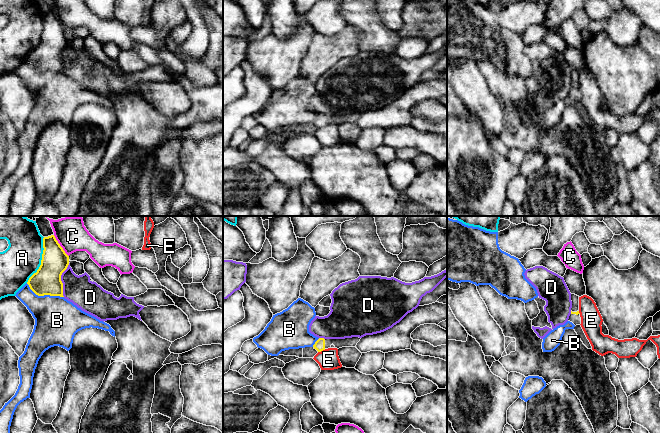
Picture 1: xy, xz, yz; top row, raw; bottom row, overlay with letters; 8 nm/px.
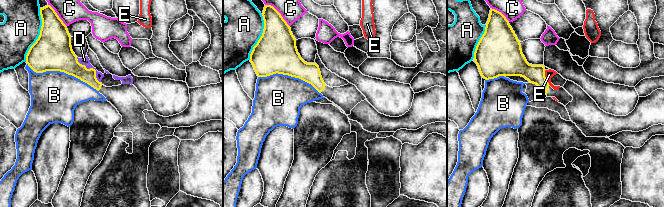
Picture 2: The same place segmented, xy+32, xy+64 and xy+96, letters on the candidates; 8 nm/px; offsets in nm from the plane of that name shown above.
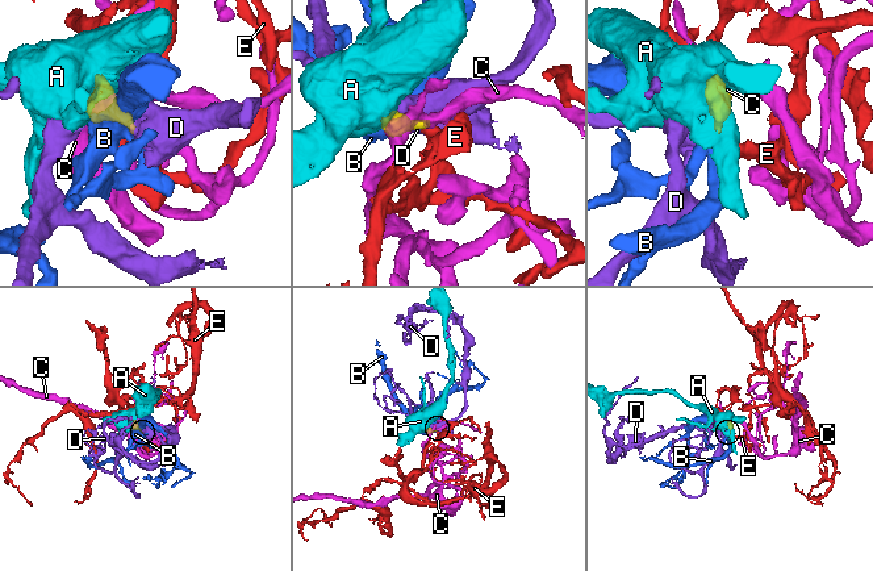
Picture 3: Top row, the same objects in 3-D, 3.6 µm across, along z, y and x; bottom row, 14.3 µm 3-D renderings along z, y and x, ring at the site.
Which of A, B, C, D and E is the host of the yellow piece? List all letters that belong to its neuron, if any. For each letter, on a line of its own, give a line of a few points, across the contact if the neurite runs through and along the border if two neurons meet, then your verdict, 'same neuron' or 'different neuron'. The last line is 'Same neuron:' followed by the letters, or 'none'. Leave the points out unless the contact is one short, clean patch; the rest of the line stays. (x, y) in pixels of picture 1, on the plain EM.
A: xy (44, 13), (41, 40), (26, 58) | different neuron
B: different neuron
C: xy (53, 11), (68, 32) | different neuron
D: different neuron
E: xz (325, 125), (318, 128) | different neuron
Same neuron: none

